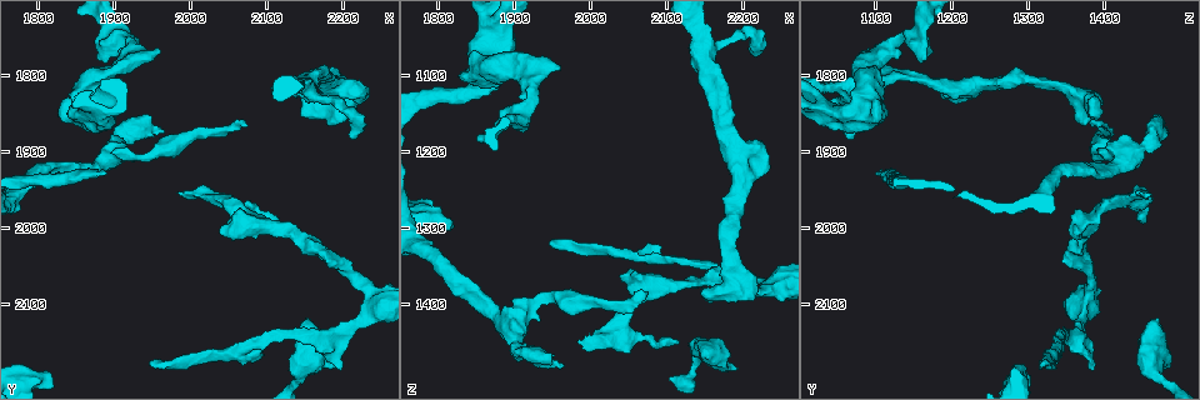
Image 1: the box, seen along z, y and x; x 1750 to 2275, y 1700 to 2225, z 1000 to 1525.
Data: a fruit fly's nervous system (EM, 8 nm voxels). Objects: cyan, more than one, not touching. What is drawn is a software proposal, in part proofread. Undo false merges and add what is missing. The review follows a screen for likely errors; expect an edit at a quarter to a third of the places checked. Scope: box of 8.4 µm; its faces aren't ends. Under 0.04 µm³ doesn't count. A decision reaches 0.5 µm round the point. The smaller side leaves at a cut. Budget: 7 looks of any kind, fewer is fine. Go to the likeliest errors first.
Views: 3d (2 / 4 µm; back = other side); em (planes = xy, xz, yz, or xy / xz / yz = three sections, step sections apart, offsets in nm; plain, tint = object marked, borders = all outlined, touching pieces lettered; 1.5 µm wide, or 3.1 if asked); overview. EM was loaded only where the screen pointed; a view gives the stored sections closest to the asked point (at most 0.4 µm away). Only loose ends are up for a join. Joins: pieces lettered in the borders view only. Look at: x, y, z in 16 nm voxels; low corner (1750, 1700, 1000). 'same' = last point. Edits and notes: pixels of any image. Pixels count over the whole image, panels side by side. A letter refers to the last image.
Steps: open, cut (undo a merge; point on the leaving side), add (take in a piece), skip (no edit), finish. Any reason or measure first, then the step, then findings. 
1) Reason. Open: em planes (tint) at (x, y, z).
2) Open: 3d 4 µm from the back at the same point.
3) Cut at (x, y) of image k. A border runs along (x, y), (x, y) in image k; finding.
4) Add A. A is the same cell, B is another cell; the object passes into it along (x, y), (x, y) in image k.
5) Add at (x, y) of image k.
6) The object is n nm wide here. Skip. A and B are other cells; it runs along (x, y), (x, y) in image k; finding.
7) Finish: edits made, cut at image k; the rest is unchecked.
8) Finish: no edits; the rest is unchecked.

Branch stops here. Open: em 3.1 µm planes (borders) at (1960, 1870, 1480).

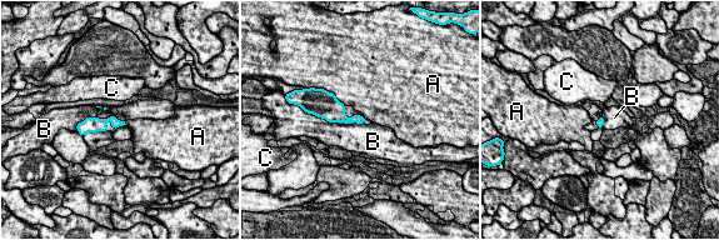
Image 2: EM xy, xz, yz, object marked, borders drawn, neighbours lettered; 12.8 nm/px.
Skip. A, B and C are other cells; a border runs along (96, 115), (88, 116), (78, 124) in image 2; no lettered piece goes on from it.

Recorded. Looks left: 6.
Tapers out. Open: em xz step 4 (borders) at (1945, 2175, 1320).

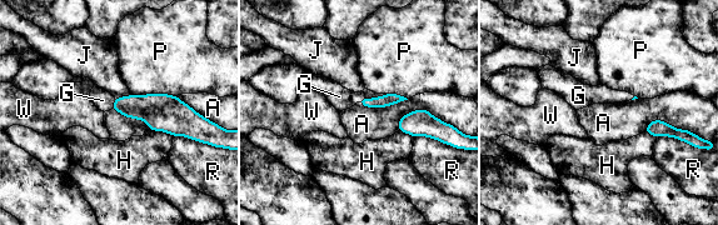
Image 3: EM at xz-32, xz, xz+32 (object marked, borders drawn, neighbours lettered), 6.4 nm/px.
Add G. G is the same cell, A, H, J, P, R and W are other cells; the object passes into it along (388, 99), (373, 98), (340, 98) in image 3; it goes on there.

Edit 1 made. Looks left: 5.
Open: overview.

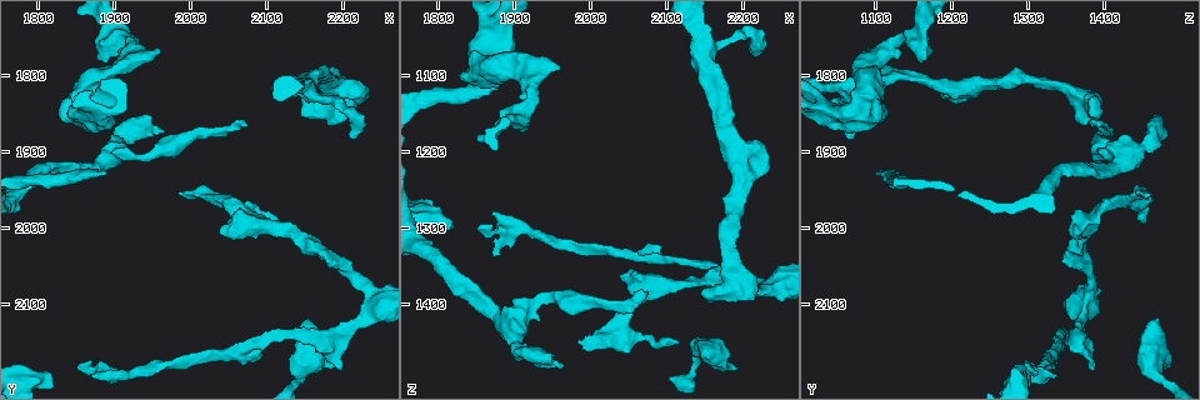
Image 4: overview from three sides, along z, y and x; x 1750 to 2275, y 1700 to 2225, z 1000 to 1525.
Branch stops here. Open: em xz step 8 (tint) at (2075, 1865, 1390).

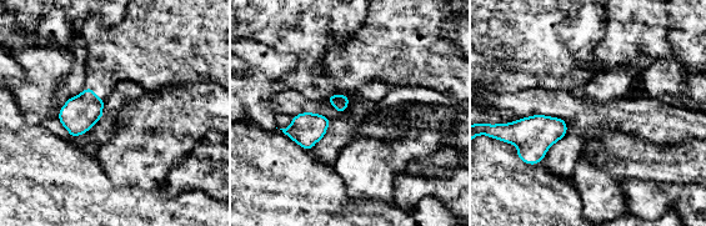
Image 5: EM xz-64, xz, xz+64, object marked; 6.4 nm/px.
Open: em xz step 8 (borders) at the same point.

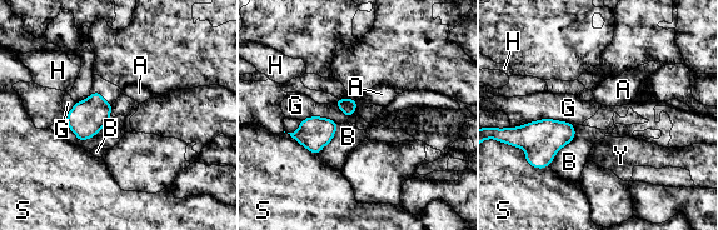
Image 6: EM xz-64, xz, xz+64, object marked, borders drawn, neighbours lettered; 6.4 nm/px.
The object is 110 nm wide here. Skip. A, B, G, H, S and Y are other cells; a border runs along (576, 128), (576, 135), (549, 164) in image 6; no lettered piece goes on from it.

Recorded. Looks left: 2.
Finish: edits made, add at image 3; the rest is unchecked.

